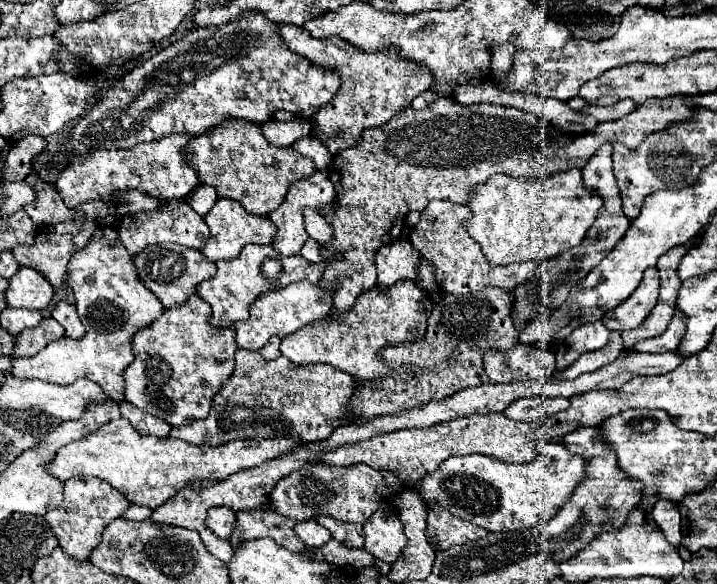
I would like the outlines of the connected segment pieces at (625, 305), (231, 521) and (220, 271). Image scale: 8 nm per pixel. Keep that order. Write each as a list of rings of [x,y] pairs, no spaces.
[[[653,266],[645,270],[645,278],[629,298],[625,298],[615,310],[603,316],[603,324],[607,326],[607,330],[619,332],[641,326],[641,322],[649,316],[649,312],[657,304],[657,294],[659,294],[659,270]]]
[[[211,508],[205,520],[205,526],[219,538],[227,540],[235,526],[235,512],[229,508]]]
[[[251,244],[251,246],[245,246],[243,252],[235,260],[217,262],[217,274],[211,280],[199,284],[197,290],[199,290],[199,296],[211,306],[209,324],[215,328],[229,328],[235,322],[249,318],[249,306],[253,304],[253,300],[259,294],[269,292],[269,290],[281,290],[299,280],[317,284],[321,280],[325,266],[327,266],[325,262],[311,264],[299,254],[283,256],[283,254],[275,252],[275,248],[271,248],[271,246]]]

